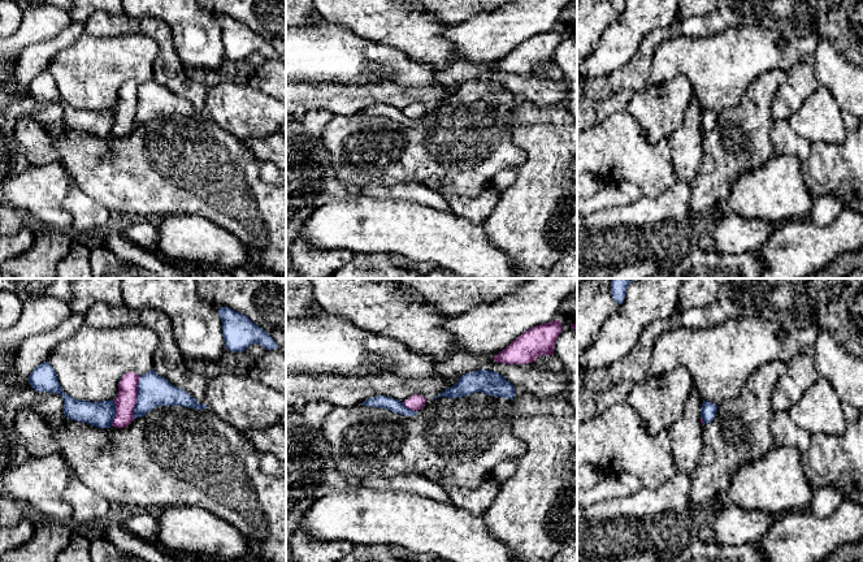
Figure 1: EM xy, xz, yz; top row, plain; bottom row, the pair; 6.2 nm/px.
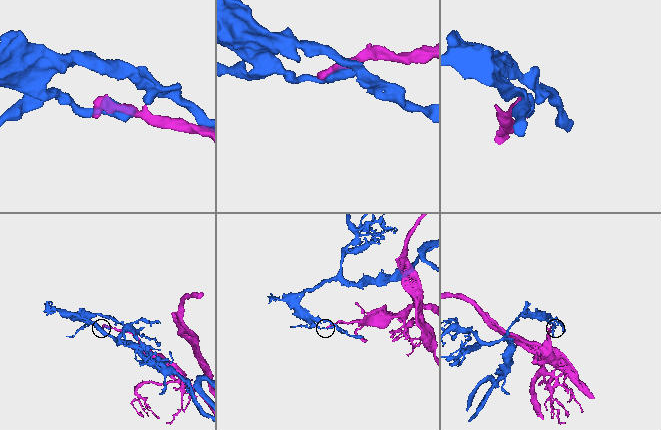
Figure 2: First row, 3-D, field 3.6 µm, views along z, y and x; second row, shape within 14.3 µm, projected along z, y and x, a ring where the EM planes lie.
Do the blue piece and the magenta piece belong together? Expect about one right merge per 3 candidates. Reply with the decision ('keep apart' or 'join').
keep apart

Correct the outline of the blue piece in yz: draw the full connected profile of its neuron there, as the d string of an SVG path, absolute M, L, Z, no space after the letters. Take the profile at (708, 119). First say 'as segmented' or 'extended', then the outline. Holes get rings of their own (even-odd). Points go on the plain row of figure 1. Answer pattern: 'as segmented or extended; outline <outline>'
as segmented; outline M703 109L701 126L703 127L704 133L711 131L715 127L716 121L717 121L717 113L708 111L708 109Z

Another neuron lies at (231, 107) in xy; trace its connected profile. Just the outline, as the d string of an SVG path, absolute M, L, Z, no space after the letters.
M248 83L207 86L205 113L224 130L250 140L279 133L286 105Z

